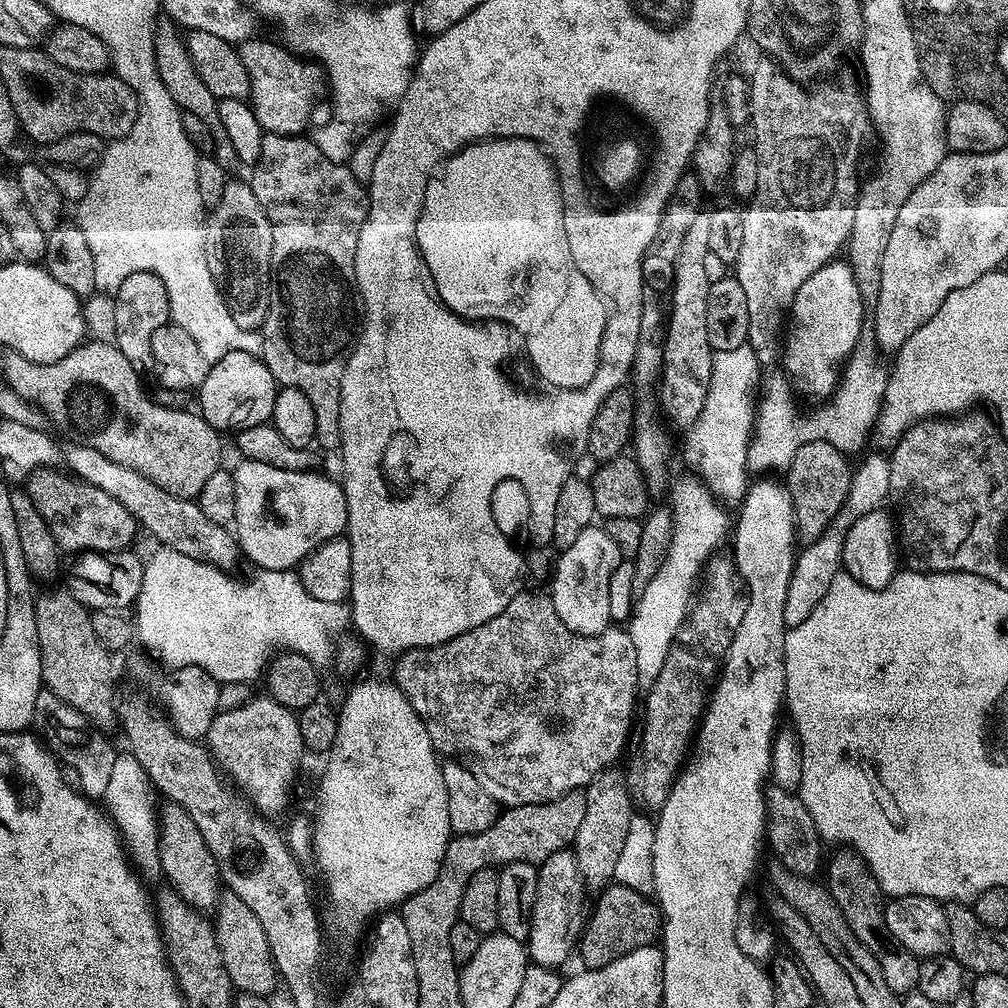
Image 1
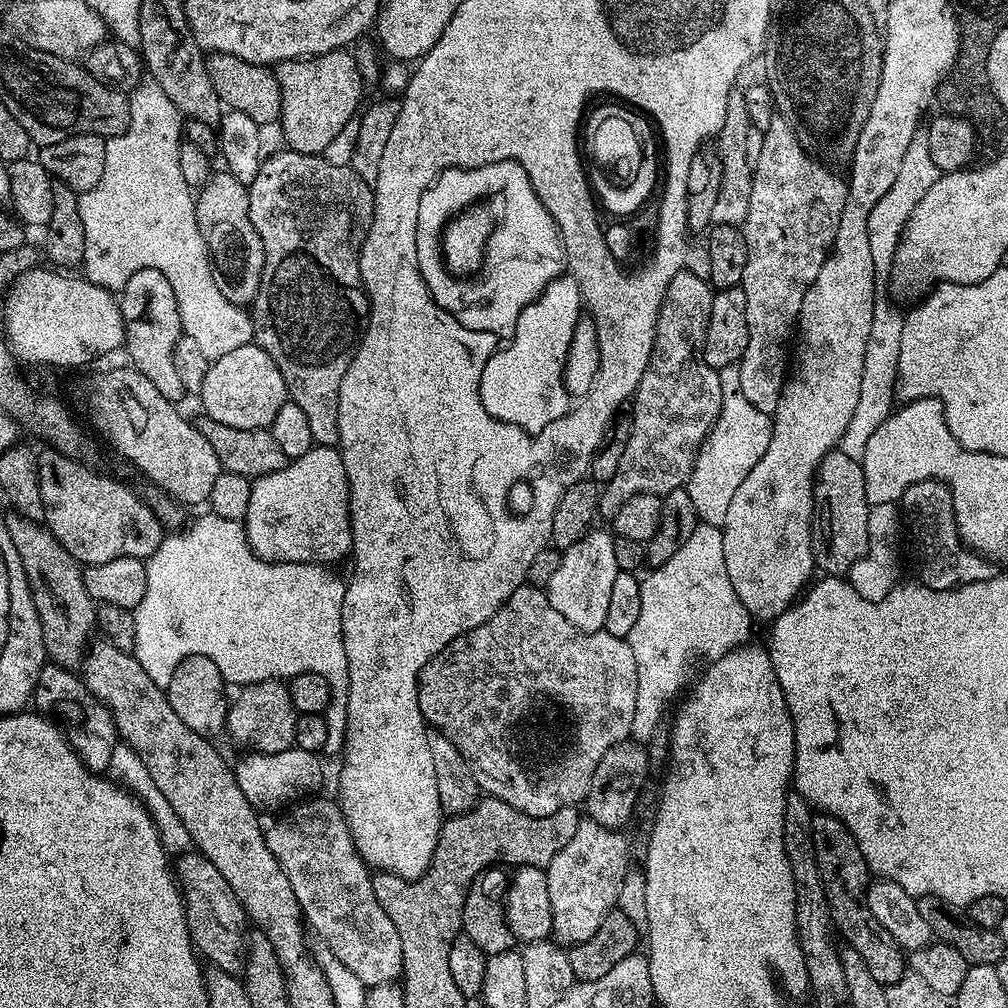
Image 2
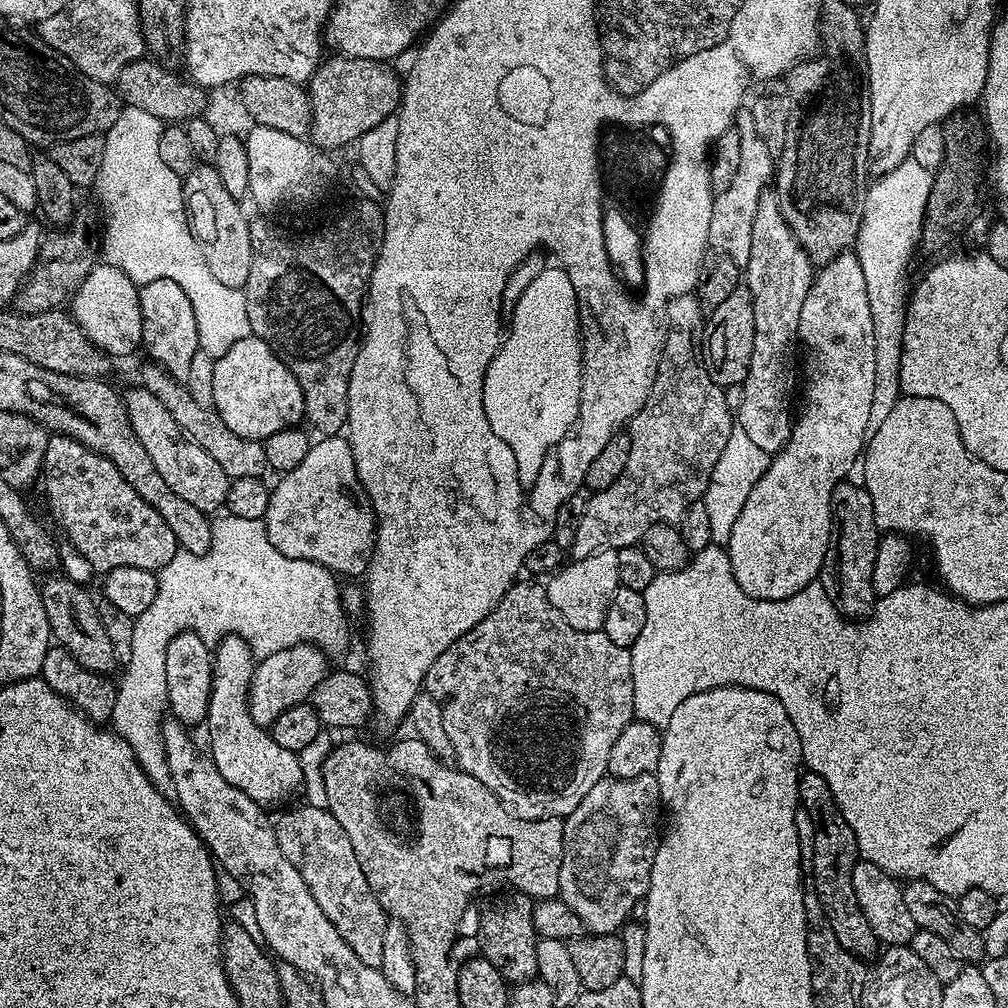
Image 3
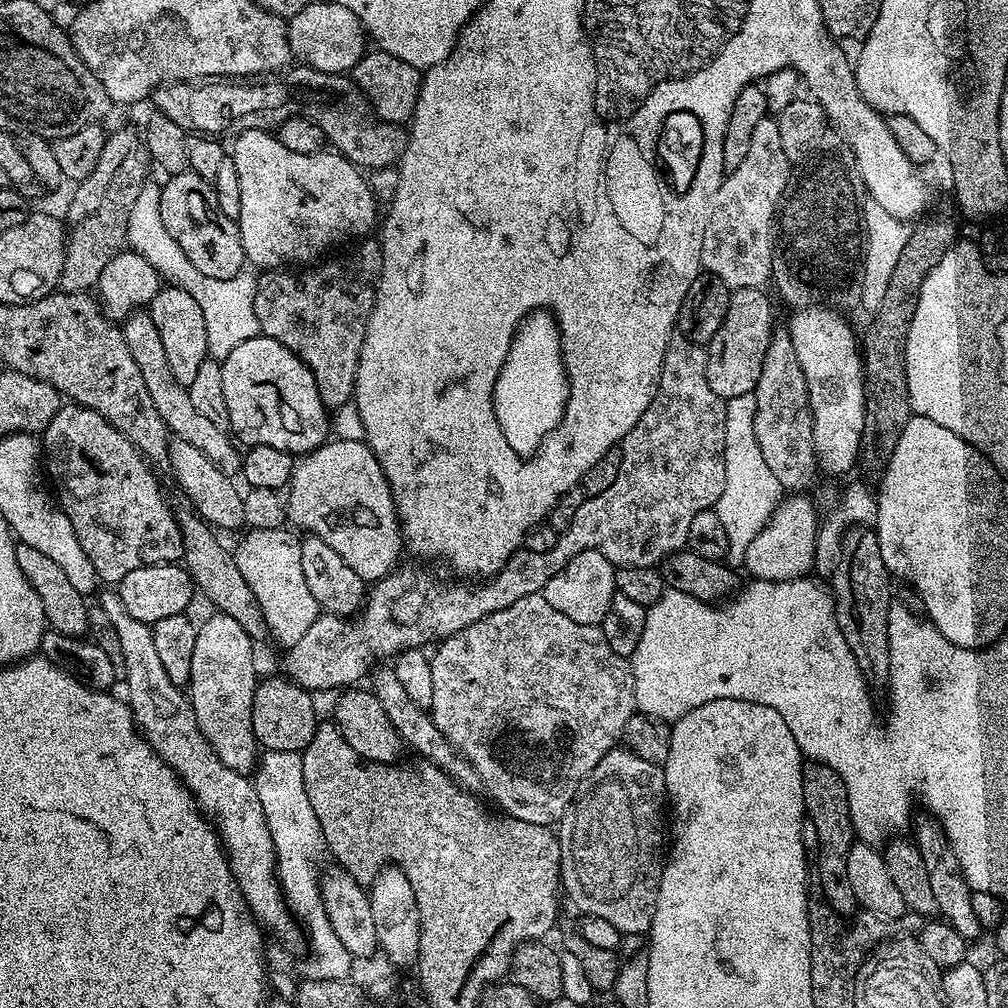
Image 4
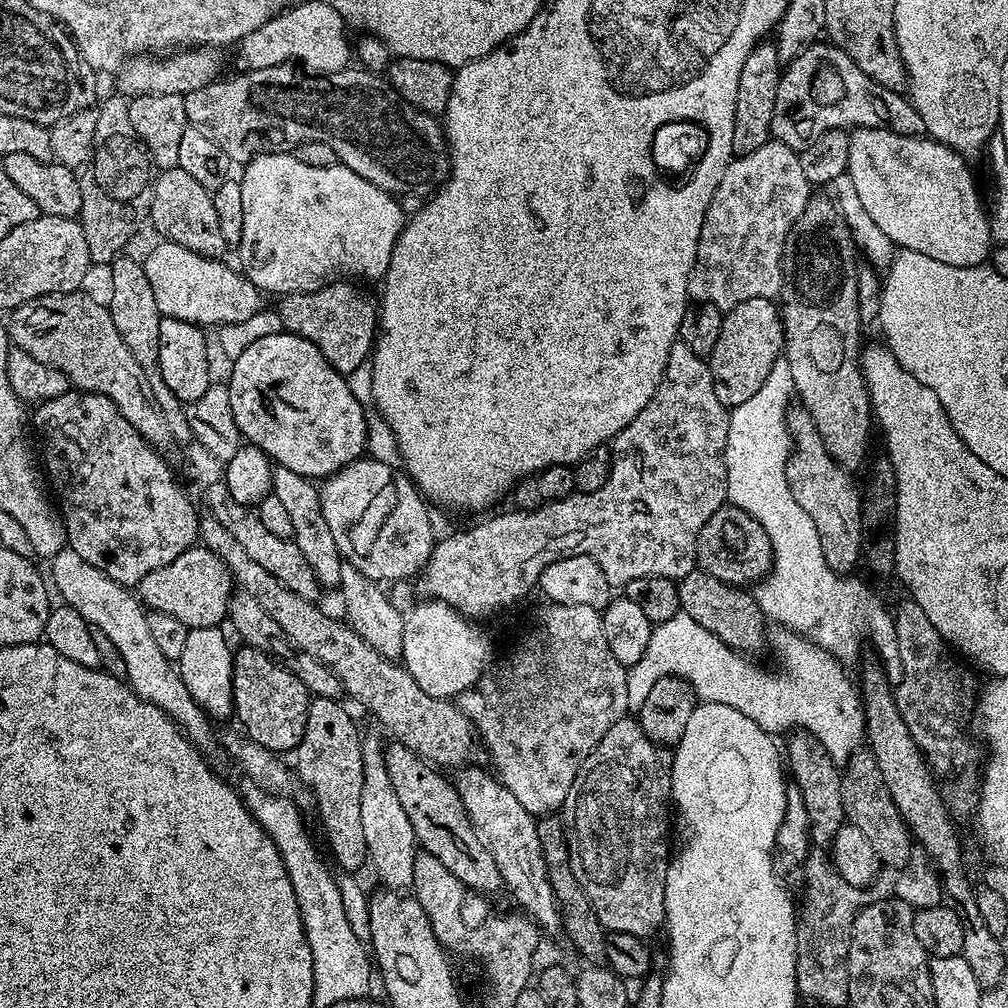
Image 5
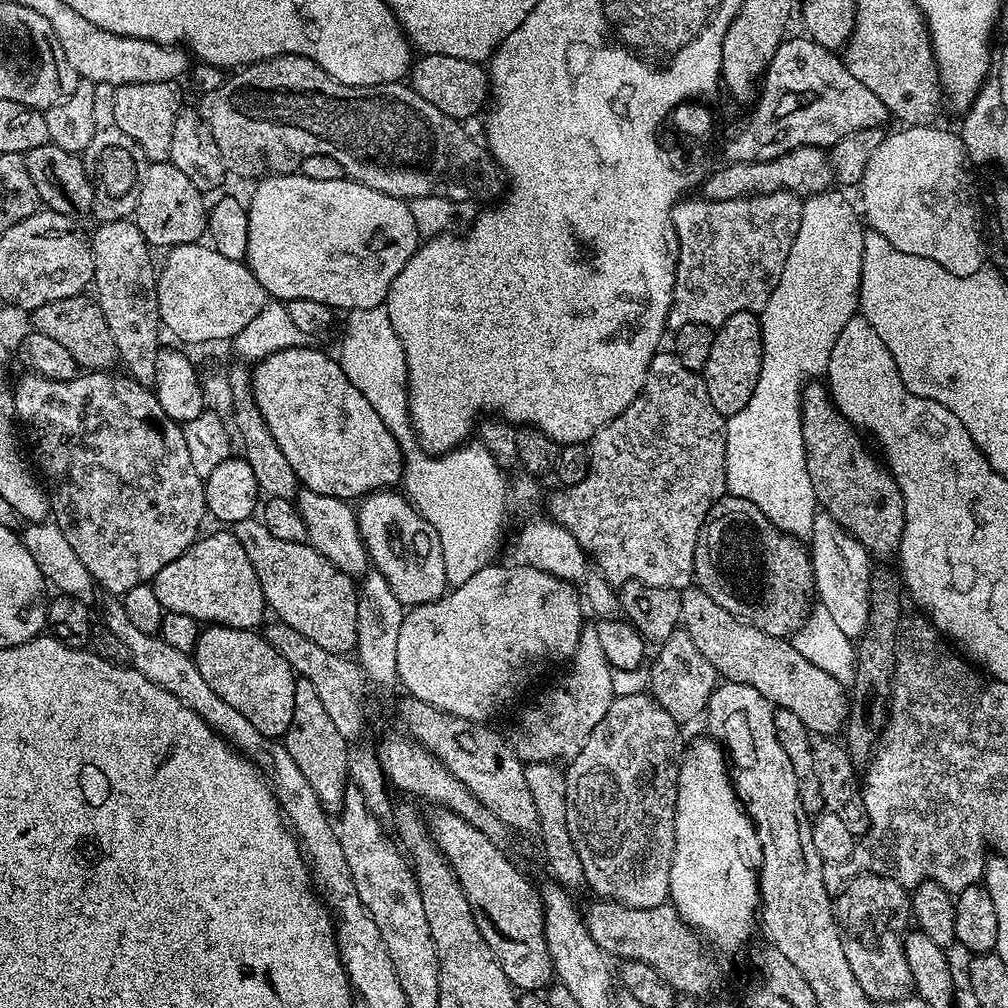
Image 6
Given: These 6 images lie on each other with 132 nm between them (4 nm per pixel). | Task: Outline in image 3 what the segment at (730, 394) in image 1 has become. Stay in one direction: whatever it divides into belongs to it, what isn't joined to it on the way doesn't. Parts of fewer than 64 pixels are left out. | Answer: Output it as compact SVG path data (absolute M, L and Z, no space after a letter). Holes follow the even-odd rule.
M738 426L733 427L726 442L726 450L722 450L702 497L702 503L706 506L706 515L710 518L713 544L727 545L730 530L734 530L734 522L738 522L738 514L742 514L742 506L746 506L746 498L750 498L750 490L754 490L758 478L766 474L769 463L769 453L758 450L758 446L750 442L749 436L744 431Z

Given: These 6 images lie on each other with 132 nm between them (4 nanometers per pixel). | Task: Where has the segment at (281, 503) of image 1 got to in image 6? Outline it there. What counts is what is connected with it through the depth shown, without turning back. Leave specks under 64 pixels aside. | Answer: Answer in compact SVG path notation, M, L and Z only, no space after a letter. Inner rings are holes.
M396 490L369 492L359 501L356 521L371 567L390 582L398 602L405 606L433 604L445 595L449 582L442 562L442 542L438 542L434 526L416 513L407 496Z

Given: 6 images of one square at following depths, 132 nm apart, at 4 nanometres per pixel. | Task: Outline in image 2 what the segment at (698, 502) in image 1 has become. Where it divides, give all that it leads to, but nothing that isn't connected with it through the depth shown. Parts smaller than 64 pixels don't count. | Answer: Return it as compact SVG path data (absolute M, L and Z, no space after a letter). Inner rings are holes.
M697 523L694 531L678 546L678 550L662 566L651 569L640 581L642 590L642 614L634 630L626 637L630 650L634 650L634 666L638 666L638 699L634 701L634 722L630 722L631 739L637 742L651 741L657 735L660 719L668 708L668 703L676 696L676 691L688 680L688 660L705 656L711 662L722 658L735 648L749 643L754 617L742 606L734 586L730 586L730 574L726 574L723 531L713 524Z

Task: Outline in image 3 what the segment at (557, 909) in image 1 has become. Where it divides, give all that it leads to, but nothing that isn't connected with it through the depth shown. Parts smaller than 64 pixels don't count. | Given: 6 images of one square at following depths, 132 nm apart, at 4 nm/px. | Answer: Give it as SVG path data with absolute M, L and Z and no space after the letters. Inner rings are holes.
M647 772L638 778L614 778L605 775L603 780L599 780L597 784L590 790L590 794L586 794L586 798L582 798L582 802L578 802L578 806L564 820L564 853L562 854L562 870L560 871L560 895L559 899L566 902L566 906L570 906L570 910L574 910L574 914L578 914L578 918L582 918L585 929L589 933L597 936L611 936L619 933L625 924L629 923L632 911L637 911L638 905L648 894L650 886L650 870L654 866L654 854L656 847L660 844L662 835L662 805L660 803L660 791L658 790L658 782L653 773Z

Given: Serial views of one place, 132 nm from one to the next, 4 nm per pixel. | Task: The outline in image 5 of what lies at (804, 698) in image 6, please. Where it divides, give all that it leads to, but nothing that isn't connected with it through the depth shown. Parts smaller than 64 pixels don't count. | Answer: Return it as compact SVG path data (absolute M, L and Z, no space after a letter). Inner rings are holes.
M697 570L678 581L678 598L681 609L690 614L698 626L706 626L706 630L715 634L723 644L729 644L744 654L752 654L755 648L760 648L763 644L765 647L766 617L758 606L755 595L747 587L727 584L714 578L714 574Z

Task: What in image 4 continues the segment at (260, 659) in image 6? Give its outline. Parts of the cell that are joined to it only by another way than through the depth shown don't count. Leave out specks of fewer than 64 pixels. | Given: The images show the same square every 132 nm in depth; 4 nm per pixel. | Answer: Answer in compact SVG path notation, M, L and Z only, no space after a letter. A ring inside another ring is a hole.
M277 674L269 680L261 679L256 685L254 694L254 710L252 711L252 725L254 738L261 749L267 751L294 751L303 753L305 746L314 738L318 717L316 717L316 704L313 693L307 692Z

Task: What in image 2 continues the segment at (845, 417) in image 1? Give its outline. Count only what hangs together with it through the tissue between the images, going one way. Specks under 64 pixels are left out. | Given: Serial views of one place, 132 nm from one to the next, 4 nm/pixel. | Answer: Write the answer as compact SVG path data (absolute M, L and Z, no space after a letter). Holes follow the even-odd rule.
M884 298L877 299L874 306L874 322L870 322L870 338L866 342L866 358L862 358L862 390L858 394L858 406L854 406L854 418L850 418L850 422L844 431L844 436L840 439L838 445L839 451L844 452L846 458L863 461L866 454L866 442L870 442L874 430L878 430L878 426L882 426L882 422L886 422L888 415L894 411L894 405L897 403L898 353L902 346L904 318L905 313L903 311L899 312L898 309L891 308L884 301Z

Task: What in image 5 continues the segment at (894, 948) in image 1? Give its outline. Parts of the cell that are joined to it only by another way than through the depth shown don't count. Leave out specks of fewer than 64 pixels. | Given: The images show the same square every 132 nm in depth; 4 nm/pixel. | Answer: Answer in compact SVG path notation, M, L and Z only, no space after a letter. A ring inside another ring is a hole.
M804 728L787 733L788 752L786 748L786 768L794 779L794 787L802 794L802 802L806 806L808 819L808 838L815 847L827 849L831 845L834 834L846 823L842 810L842 775L841 769L832 761L826 746L814 738Z

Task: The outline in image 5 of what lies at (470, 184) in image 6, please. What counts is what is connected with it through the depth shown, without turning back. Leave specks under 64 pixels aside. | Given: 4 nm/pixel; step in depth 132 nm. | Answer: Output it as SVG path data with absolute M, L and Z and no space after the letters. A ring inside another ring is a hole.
M287 62L282 65L268 66L266 69L241 71L239 74L233 74L234 76L230 77L229 80L217 78L212 83L202 86L198 90L190 90L183 93L186 118L189 125L199 126L207 130L212 139L218 142L218 146L222 146L222 150L226 150L228 159L236 166L247 164L253 156L257 155L258 150L263 149L267 145L264 144L267 140L273 140L276 143L273 145L276 146L295 146L305 144L309 140L310 142L326 142L326 146L330 146L330 150L336 152L336 158L339 163L346 165L350 170L354 170L354 174L366 178L366 182L370 182L374 186L378 186L382 190L393 194L415 193L417 190L421 190L420 188L426 187L435 176L441 175L440 177L443 177L449 171L450 161L448 159L448 141L444 138L441 121L433 113L423 112L414 106L410 106L410 102L403 100L383 75L370 72L363 66L355 67L347 66L342 70L338 70L337 73L317 75L314 72L305 71L304 68L297 66L295 63Z

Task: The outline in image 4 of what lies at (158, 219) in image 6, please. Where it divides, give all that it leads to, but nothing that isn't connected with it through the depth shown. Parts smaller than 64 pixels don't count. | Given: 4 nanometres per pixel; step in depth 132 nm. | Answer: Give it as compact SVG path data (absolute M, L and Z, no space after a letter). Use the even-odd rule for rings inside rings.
M191 170L168 176L160 188L160 213L170 238L182 246L182 254L194 262L202 274L210 278L234 278L245 271L244 247L239 223L233 217L222 214L218 206L215 187Z

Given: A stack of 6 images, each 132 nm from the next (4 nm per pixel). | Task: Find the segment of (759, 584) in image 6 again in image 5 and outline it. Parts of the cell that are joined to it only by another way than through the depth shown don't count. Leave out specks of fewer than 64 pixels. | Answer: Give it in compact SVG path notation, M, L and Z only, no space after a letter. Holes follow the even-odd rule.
M731 502L710 514L710 522L702 526L696 543L696 563L699 571L714 574L727 584L748 586L759 582L771 573L772 547L766 530L746 510L736 508Z

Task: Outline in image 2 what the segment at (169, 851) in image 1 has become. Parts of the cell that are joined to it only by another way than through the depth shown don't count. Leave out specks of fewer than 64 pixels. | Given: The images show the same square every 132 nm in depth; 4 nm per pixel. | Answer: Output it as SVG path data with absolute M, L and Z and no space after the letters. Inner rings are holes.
M191 850L180 861L175 861L174 871L184 897L184 917L188 933L197 953L213 968L233 974L243 973L246 963L246 939L244 931L250 921L240 899L230 890L230 882L218 874L218 866L210 863L199 851Z

